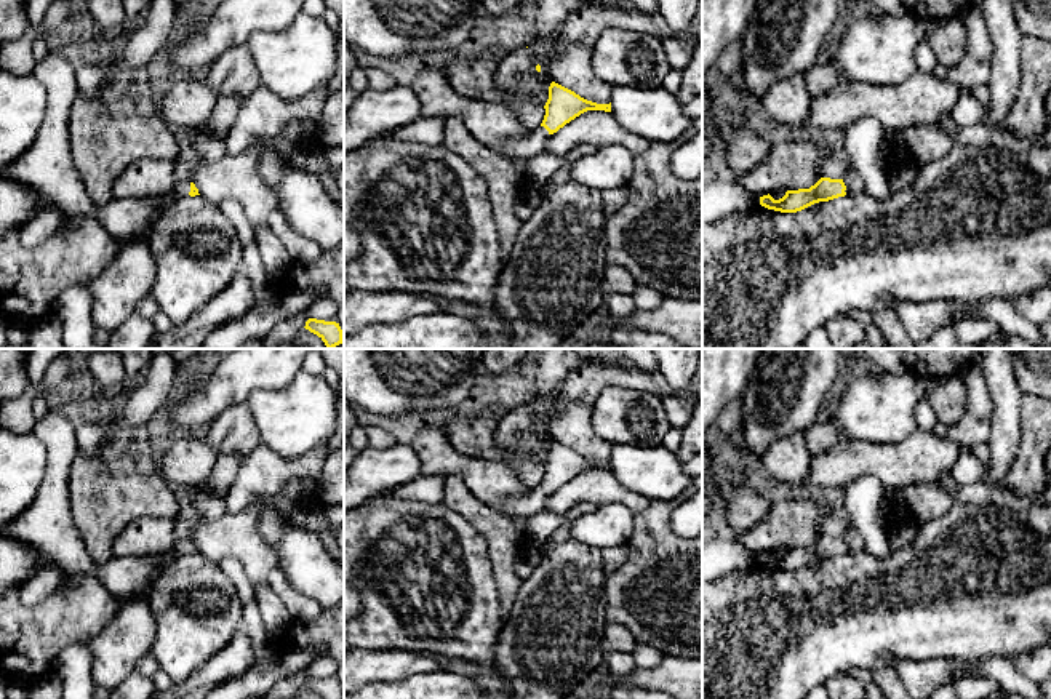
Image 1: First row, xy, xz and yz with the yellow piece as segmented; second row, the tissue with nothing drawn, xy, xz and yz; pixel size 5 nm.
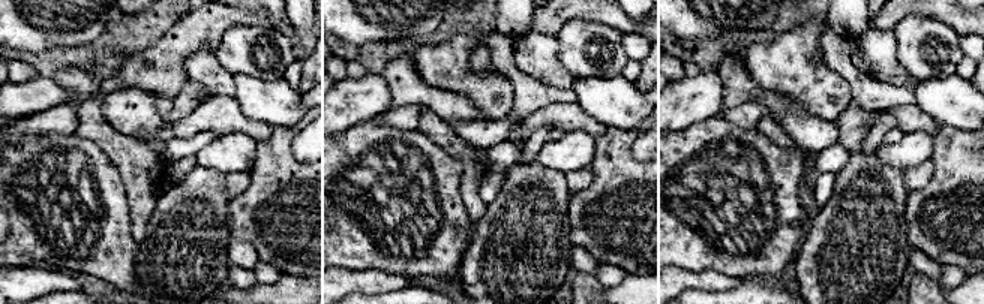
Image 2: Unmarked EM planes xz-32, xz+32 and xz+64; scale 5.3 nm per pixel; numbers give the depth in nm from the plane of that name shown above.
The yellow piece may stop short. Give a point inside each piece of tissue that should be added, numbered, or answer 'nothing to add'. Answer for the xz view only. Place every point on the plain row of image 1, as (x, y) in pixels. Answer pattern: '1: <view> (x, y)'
1: xz (525, 506)

